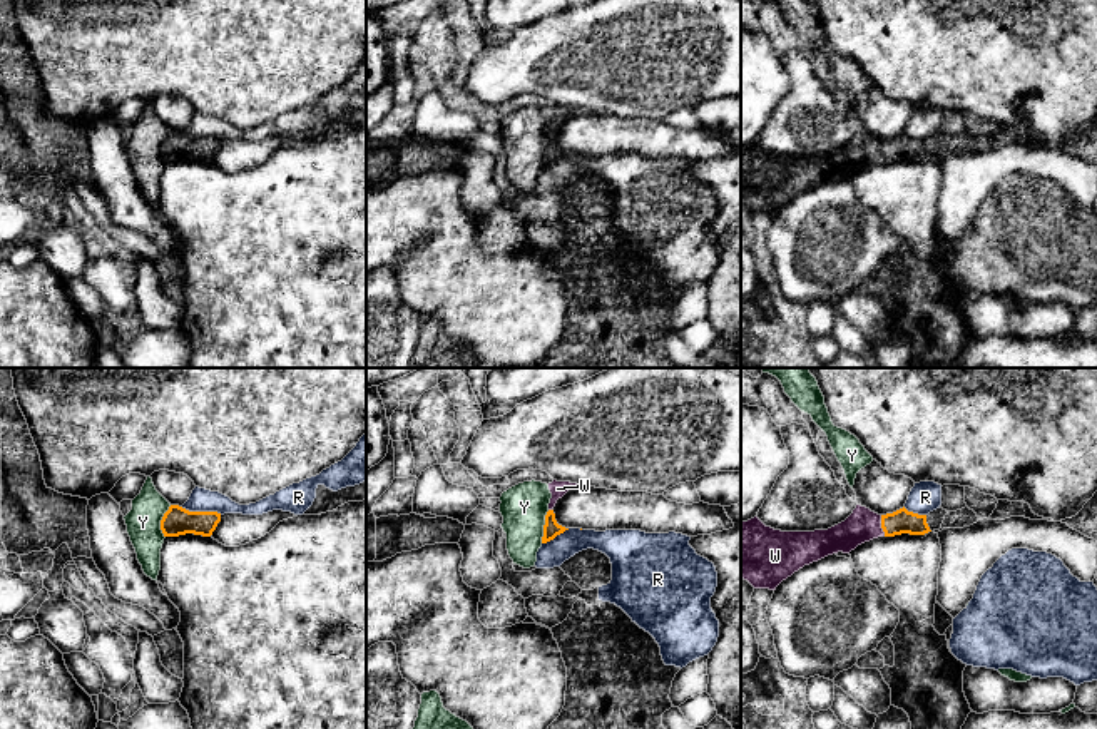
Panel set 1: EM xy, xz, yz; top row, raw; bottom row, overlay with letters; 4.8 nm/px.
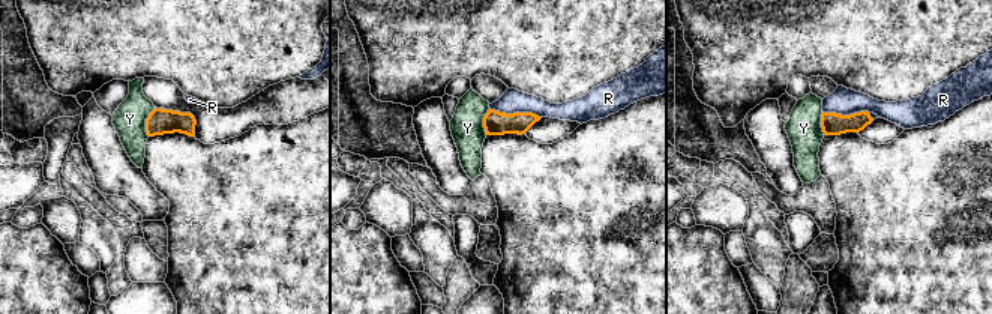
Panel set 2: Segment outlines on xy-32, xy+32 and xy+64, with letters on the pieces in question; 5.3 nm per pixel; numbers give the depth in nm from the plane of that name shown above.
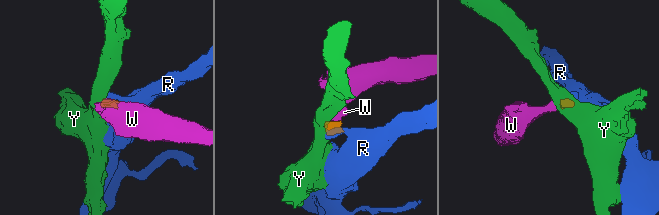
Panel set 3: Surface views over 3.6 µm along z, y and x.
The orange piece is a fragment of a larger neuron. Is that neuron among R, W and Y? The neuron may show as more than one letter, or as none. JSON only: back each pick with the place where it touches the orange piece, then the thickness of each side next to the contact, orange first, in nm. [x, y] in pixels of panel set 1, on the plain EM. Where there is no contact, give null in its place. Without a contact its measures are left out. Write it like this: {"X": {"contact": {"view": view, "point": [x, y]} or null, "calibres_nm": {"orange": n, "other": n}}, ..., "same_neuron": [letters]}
{"W": {"contact": {"view": "yz", "point": [882, 151]}, "calibres_nm": {"orange": 120, "other": 160}}, "same_neuron": ["W"]}

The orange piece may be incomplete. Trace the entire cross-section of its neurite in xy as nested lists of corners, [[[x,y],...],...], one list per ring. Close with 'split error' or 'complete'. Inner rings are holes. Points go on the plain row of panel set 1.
[[[171,130],[161,145],[164,162],[179,162],[186,159],[211,162],[221,147],[217,137],[189,137],[179,130]]]; complete

